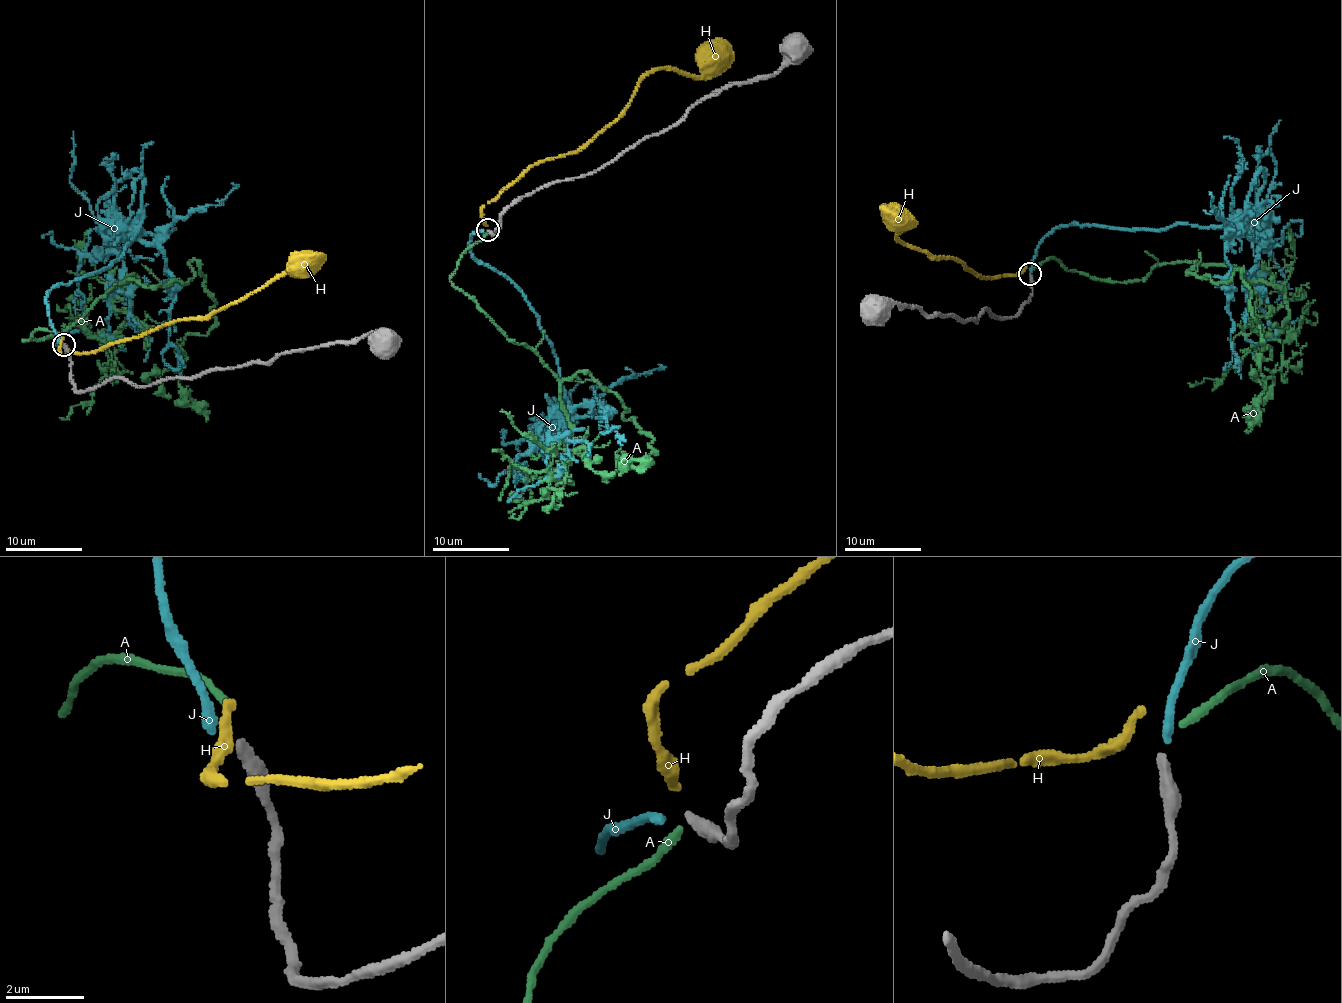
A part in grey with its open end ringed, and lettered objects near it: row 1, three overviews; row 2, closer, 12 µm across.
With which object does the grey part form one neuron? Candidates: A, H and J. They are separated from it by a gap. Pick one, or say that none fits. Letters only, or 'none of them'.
J

